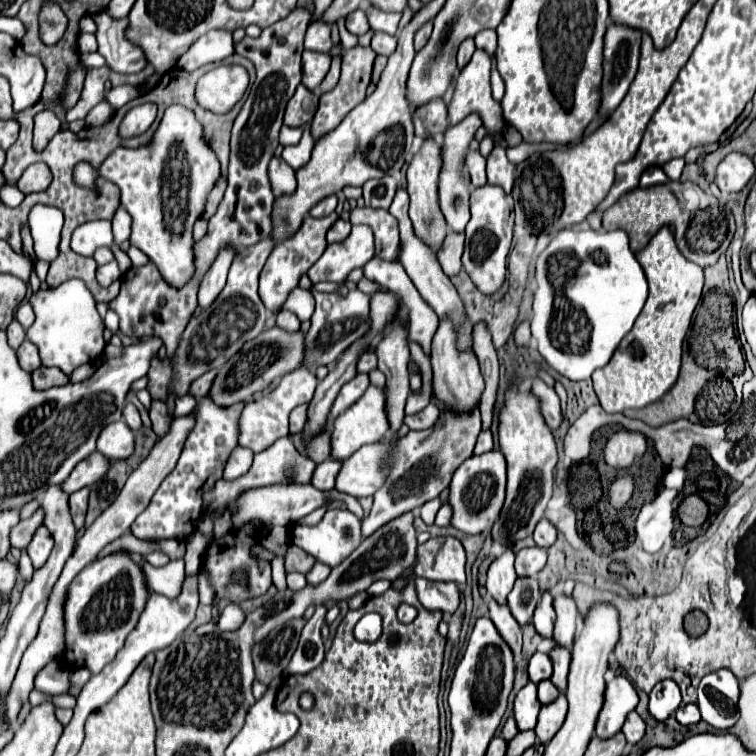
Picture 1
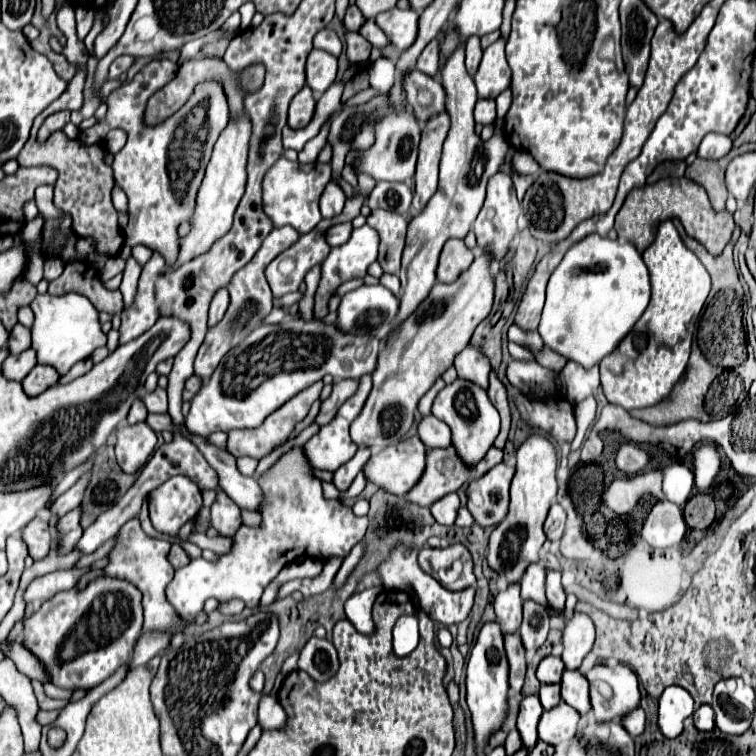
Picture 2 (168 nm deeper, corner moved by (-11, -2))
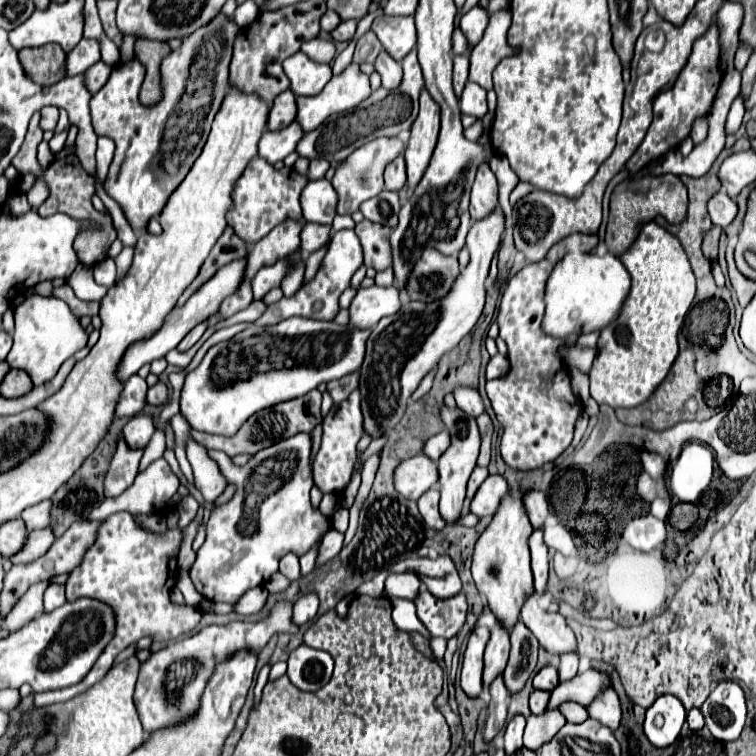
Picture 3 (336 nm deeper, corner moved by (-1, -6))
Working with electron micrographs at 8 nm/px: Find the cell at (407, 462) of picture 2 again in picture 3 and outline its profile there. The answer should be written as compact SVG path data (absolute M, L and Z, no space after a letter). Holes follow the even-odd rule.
M423 453L401 461L401 465L397 465L397 469L393 471L393 485L397 485L397 493L413 501L417 501L427 489L431 489L437 479L439 475L435 463Z

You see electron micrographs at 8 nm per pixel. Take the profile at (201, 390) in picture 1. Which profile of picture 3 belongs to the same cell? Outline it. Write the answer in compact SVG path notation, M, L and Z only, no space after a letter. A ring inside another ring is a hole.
M159 381L155 387L149 387L147 391L149 405L167 405L167 399L169 399L169 387L163 381Z

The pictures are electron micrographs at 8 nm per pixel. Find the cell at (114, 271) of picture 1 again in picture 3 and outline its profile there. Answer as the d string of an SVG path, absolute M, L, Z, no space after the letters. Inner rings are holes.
M105 259L101 263L97 263L93 267L93 277L99 285L111 287L115 283L115 261L113 259Z

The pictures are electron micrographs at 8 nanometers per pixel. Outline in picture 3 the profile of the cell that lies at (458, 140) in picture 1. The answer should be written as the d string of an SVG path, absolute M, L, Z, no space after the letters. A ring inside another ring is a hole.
M467 83L461 93L461 113L471 115L475 119L481 119L487 113L487 99L485 89L481 89L477 83Z

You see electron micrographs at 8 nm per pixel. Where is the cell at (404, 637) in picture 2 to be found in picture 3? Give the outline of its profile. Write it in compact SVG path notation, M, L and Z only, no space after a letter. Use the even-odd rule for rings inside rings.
M391 599L393 603L393 623L399 631L419 631L423 636L429 638L430 634L426 627L415 615L415 605L409 599Z

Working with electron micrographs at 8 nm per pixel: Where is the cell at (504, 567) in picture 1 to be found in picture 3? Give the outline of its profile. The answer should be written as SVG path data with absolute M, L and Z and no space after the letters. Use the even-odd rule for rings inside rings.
M495 625L491 629L491 637L485 649L485 687L489 687L489 683L505 669L507 665L507 657L509 657L509 631L501 629L501 625Z

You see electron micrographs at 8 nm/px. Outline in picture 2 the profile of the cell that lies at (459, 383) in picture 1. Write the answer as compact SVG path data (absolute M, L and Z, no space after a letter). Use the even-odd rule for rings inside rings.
M455 381L451 385L447 385L433 403L433 415L441 421L445 421L451 427L453 439L451 445L455 447L459 459L467 465L467 467L475 467L485 453L491 449L495 437L499 435L499 413L497 409L491 405L487 391L479 389L477 385L471 385L469 381Z

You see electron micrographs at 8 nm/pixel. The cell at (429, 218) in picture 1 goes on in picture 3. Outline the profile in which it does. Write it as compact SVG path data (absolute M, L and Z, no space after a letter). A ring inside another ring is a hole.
M423 89L421 93L421 107L419 115L411 127L411 139L405 149L405 161L407 161L407 187L413 191L431 159L431 153L435 149L439 135L439 107L433 103L429 93Z

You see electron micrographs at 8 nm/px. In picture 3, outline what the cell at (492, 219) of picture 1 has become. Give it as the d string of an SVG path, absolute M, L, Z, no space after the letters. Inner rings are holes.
M481 165L473 183L473 191L471 191L471 205L469 205L471 221L479 221L481 217L487 217L497 207L499 207L497 179L491 173L489 165Z

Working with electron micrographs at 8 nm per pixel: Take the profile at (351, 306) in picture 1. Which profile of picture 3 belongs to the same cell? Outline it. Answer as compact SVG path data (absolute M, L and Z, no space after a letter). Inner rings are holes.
M359 287L349 307L349 325L355 329L373 329L381 317L397 313L401 307L397 287Z

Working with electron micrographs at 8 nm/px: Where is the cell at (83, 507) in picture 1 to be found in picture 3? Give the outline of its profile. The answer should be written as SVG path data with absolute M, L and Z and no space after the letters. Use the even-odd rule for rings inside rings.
M51 527L31 531L29 537L27 537L25 547L17 555L13 555L11 561L15 565L25 565L29 561L35 561L35 559L39 559L41 555L45 555L49 551L49 547L53 545L53 541L55 541L55 537L53 537L53 529Z

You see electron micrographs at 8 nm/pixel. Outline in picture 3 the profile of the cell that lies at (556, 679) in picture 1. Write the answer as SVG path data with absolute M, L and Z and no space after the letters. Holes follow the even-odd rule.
M565 701L565 703L561 703L561 707L559 707L559 711L567 717L567 721L569 723L583 723L589 715L587 715L587 709L585 707L579 707L577 703L569 703L569 701Z

